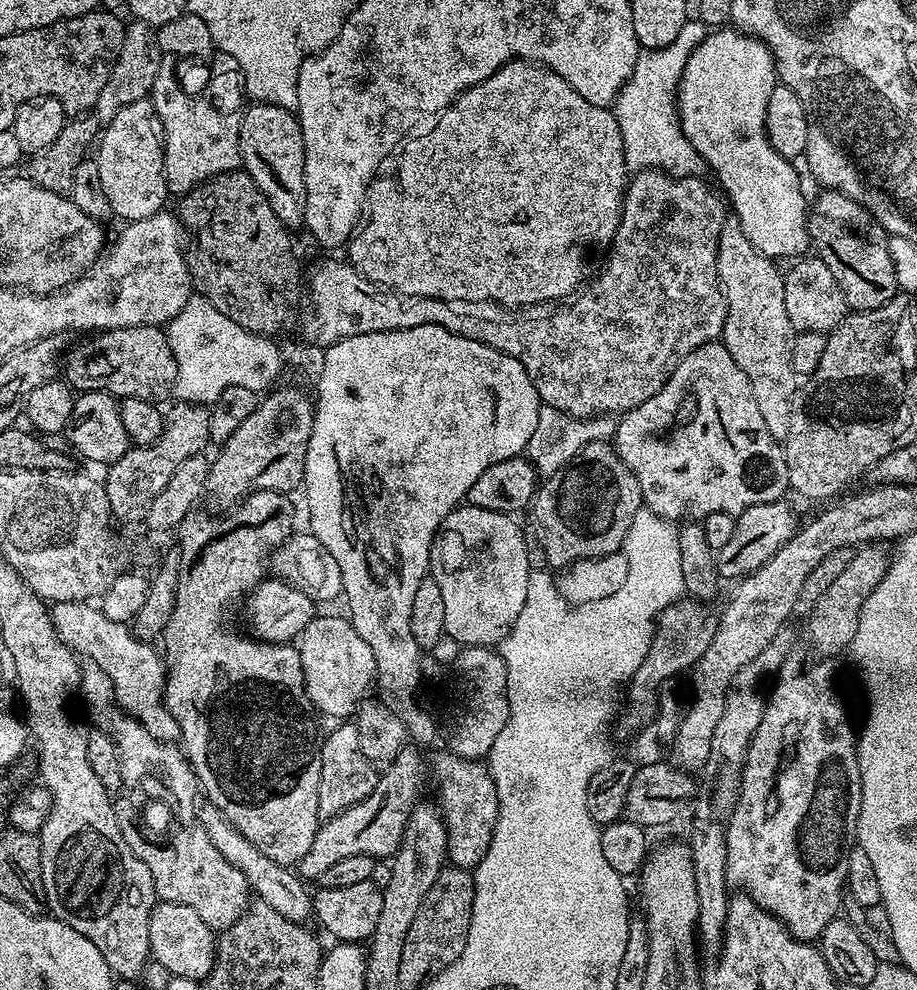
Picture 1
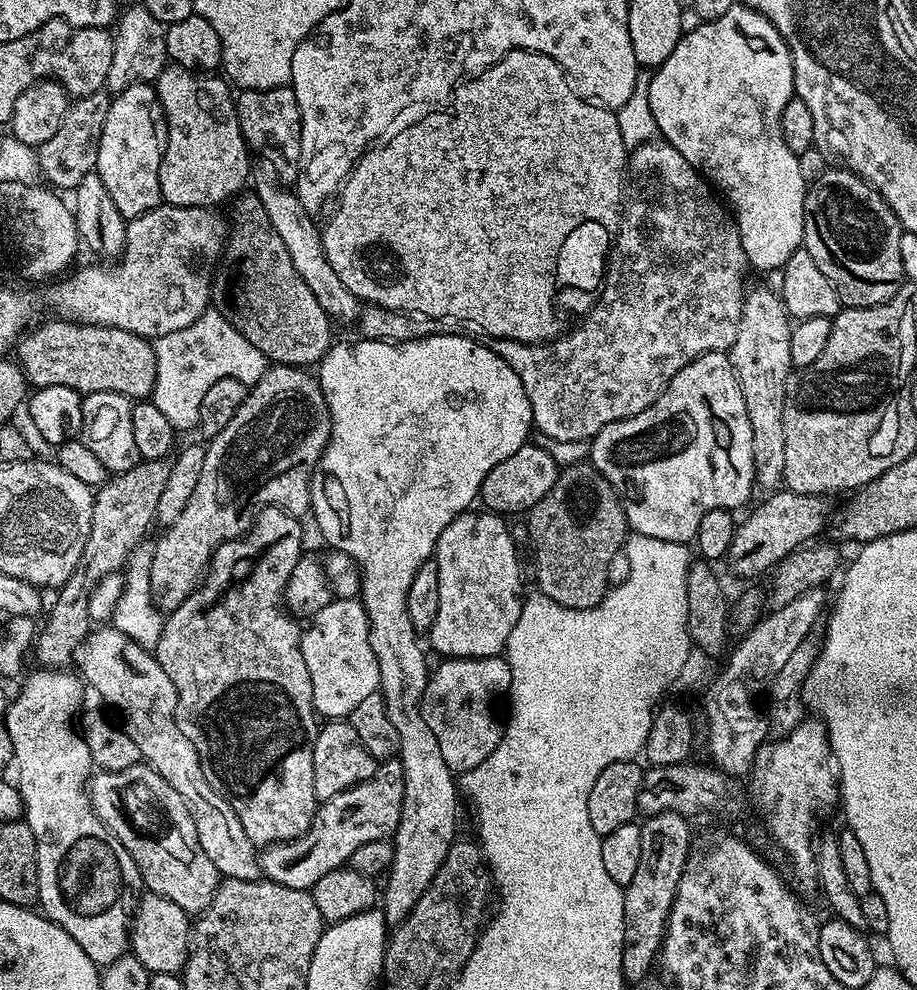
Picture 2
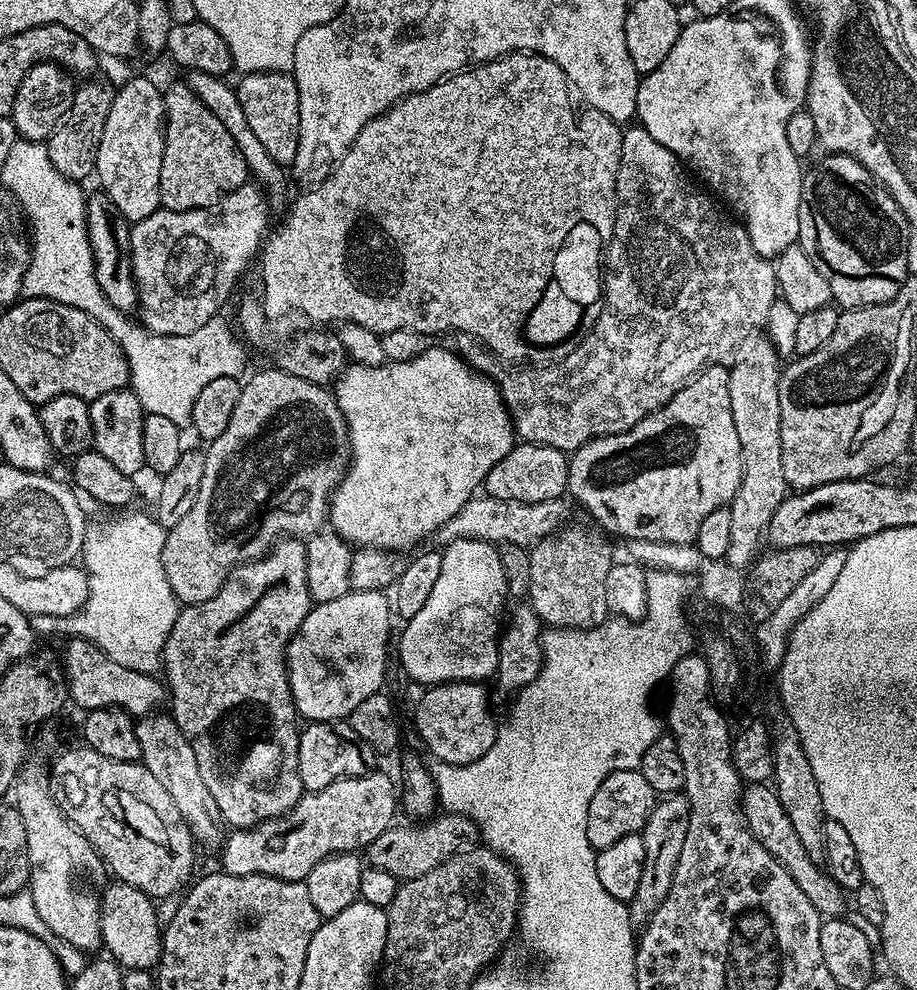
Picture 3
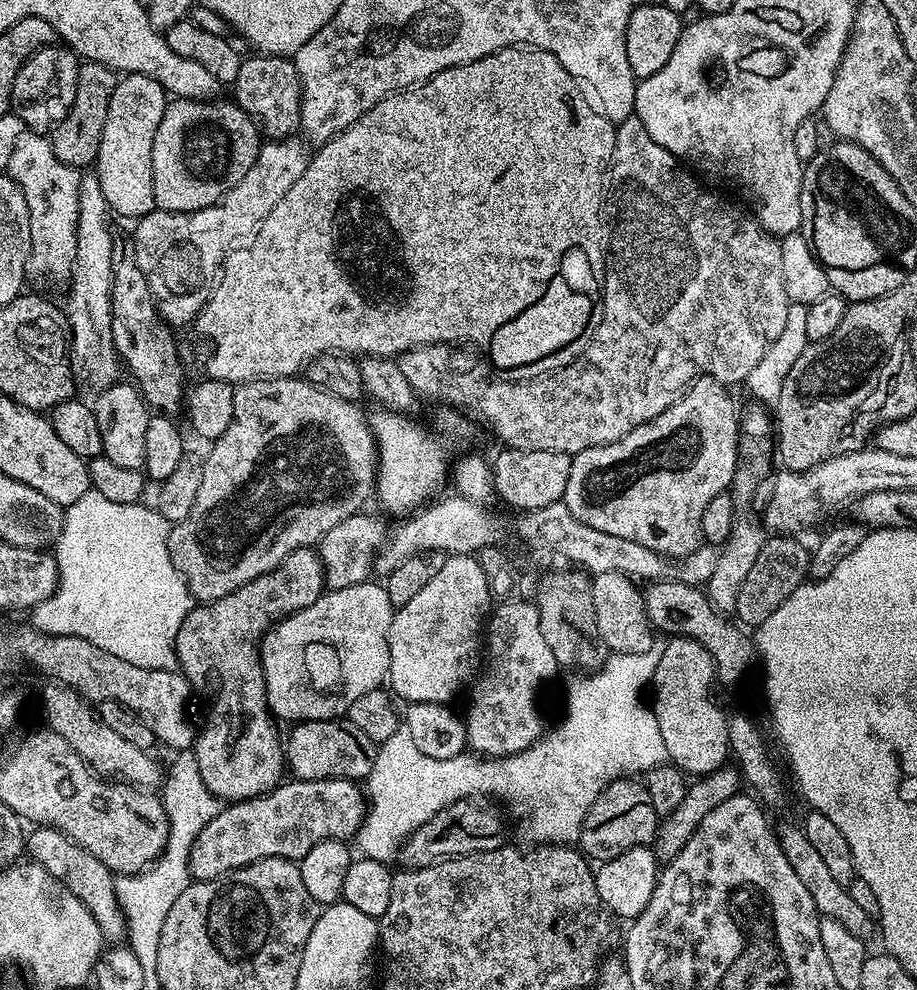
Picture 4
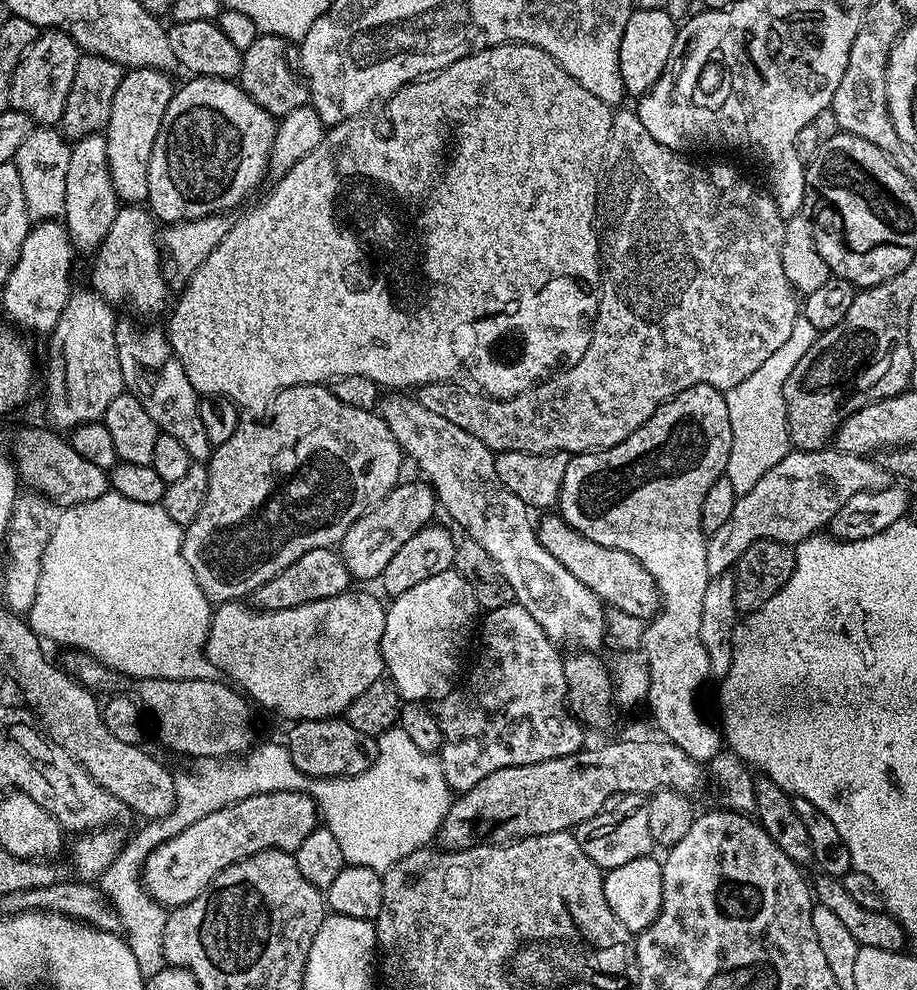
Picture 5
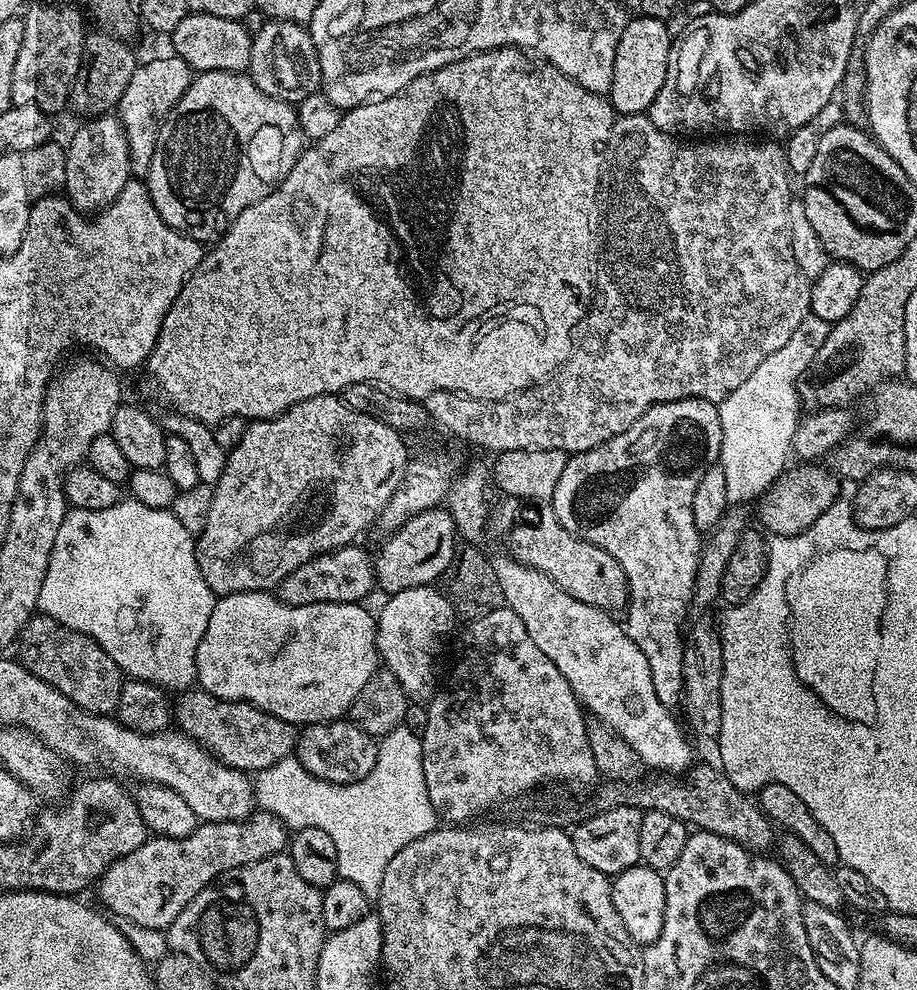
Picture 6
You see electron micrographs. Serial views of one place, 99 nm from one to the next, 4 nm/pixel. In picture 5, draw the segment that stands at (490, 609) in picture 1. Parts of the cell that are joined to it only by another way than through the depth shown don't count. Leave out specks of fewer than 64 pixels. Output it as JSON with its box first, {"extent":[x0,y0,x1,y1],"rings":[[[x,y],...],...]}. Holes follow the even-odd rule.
{"extent":[380,570,477,702],"rings":[[[449,570],[418,582],[391,603],[384,613],[380,647],[387,679],[400,692],[401,701],[439,702],[452,692],[461,675],[460,655],[468,644],[468,635],[473,635],[471,624],[477,623],[476,591],[461,572]]]}

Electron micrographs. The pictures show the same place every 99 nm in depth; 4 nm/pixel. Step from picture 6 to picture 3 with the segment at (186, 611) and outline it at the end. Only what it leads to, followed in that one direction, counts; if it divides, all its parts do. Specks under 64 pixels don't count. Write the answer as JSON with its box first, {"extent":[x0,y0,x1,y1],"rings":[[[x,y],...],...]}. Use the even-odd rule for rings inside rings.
{"extent":[30,511,178,674],"rings":[[[132,511],[85,527],[82,568],[88,572],[89,596],[80,610],[72,616],[33,616],[30,623],[37,633],[65,632],[65,637],[98,645],[106,655],[114,658],[114,662],[122,662],[122,666],[130,666],[130,670],[156,674],[162,668],[164,643],[176,621],[178,601],[170,590],[170,582],[166,582],[166,570],[162,566],[166,529],[149,513],[147,516],[144,512]]]}

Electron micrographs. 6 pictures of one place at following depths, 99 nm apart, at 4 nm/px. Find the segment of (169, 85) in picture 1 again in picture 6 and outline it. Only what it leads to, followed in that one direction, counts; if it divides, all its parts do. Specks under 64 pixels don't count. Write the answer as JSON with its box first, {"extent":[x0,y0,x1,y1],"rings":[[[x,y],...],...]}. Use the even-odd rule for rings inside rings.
{"extent":[146,72,306,242],"rings":[[[201,72],[193,75],[186,94],[182,94],[182,98],[178,98],[178,102],[172,107],[164,123],[160,125],[154,158],[146,177],[148,193],[154,202],[154,210],[158,210],[158,214],[162,214],[162,222],[166,222],[166,226],[170,226],[176,232],[181,232],[184,236],[189,236],[191,240],[215,242],[227,232],[230,225],[238,218],[238,214],[242,214],[242,210],[254,206],[254,202],[262,202],[262,198],[269,196],[279,186],[284,175],[292,169],[293,162],[297,160],[305,147],[306,137],[304,131],[300,129],[300,119],[296,113],[296,108],[284,100],[270,98],[270,94],[262,94],[262,90],[258,90],[258,86],[254,86],[254,82],[247,74]],[[287,148],[289,160],[284,160],[284,151]]]}

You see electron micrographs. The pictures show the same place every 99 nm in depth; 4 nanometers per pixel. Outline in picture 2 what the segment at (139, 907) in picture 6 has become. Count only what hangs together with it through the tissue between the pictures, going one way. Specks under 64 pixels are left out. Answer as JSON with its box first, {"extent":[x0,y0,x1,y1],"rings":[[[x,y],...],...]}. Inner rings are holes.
{"extent":[258,758,403,892],"rings":[[[398,758],[383,761],[374,778],[323,801],[312,817],[312,825],[299,838],[267,845],[258,856],[261,873],[275,884],[303,892],[311,890],[318,878],[330,874],[335,868],[345,867],[358,846],[391,837],[400,821],[403,801],[402,762]]]}

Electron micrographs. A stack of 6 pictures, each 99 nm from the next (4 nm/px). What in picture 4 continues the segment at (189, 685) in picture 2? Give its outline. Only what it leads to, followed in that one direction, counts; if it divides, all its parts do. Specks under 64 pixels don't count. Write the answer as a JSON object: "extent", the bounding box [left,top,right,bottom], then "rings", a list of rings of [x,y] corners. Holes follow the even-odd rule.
{"extent":[176,547,325,802],"rings":[[[315,547],[299,548],[291,552],[274,570],[270,570],[266,574],[254,578],[254,582],[246,582],[246,586],[242,586],[222,598],[192,607],[186,614],[186,618],[178,630],[178,638],[176,639],[176,663],[179,671],[183,672],[184,677],[188,680],[188,685],[192,687],[193,693],[195,693],[197,697],[200,695],[201,698],[208,703],[208,713],[204,716],[204,725],[202,725],[201,728],[199,725],[198,731],[194,736],[194,751],[196,761],[198,762],[198,774],[202,774],[202,782],[206,782],[208,789],[210,789],[221,802],[235,802],[238,800],[249,800],[255,796],[265,796],[265,794],[272,791],[277,784],[281,783],[283,776],[280,775],[285,775],[286,761],[284,758],[284,744],[282,743],[282,736],[276,733],[278,724],[269,709],[268,699],[266,698],[266,682],[264,681],[264,671],[260,665],[260,642],[264,638],[264,633],[267,632],[273,624],[286,619],[288,616],[293,616],[295,612],[302,610],[306,606],[310,606],[314,602],[318,602],[318,598],[323,596],[325,591],[324,567],[320,561],[319,551],[317,551]]]}

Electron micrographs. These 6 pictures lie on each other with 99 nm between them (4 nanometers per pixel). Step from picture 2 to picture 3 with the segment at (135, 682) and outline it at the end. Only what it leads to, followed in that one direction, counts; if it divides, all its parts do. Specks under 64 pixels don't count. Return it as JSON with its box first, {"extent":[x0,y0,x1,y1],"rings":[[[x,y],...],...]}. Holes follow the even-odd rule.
{"extent":[136,714,222,845],"rings":[[[149,714],[136,720],[140,760],[146,766],[146,770],[150,770],[150,774],[154,774],[158,782],[162,782],[162,787],[169,792],[170,798],[174,798],[174,806],[178,806],[193,837],[199,843],[201,840],[204,844],[219,845],[222,840],[222,832],[220,836],[222,824],[218,819],[214,798],[210,790],[206,790],[202,774],[198,774],[198,762],[194,758],[194,750],[171,715],[156,715],[160,714]]]}

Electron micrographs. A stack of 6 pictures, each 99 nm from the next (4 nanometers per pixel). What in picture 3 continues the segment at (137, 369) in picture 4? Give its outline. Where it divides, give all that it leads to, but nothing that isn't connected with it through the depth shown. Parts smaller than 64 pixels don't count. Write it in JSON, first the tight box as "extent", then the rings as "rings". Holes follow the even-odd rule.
{"extent":[85,190,138,314],"rings":[[[102,190],[95,191],[92,193],[89,191],[86,196],[85,224],[89,244],[92,247],[97,284],[101,287],[101,292],[105,298],[110,300],[111,305],[128,314],[138,304],[136,279],[132,273],[132,257],[130,255],[132,243],[128,237],[130,221],[120,213],[118,206],[114,206],[114,202],[110,202],[110,198]]]}

